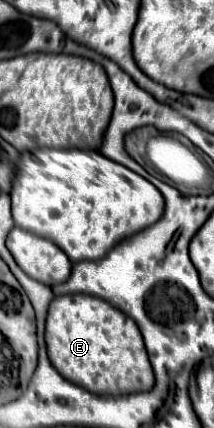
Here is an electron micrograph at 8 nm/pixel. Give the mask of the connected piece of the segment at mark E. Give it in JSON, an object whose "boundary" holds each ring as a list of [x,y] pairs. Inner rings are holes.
{"boundary":[[[62,295],[50,303],[46,319],[46,345],[52,365],[70,383],[94,395],[126,395],[150,391],[154,373],[136,323],[92,295]]]}

